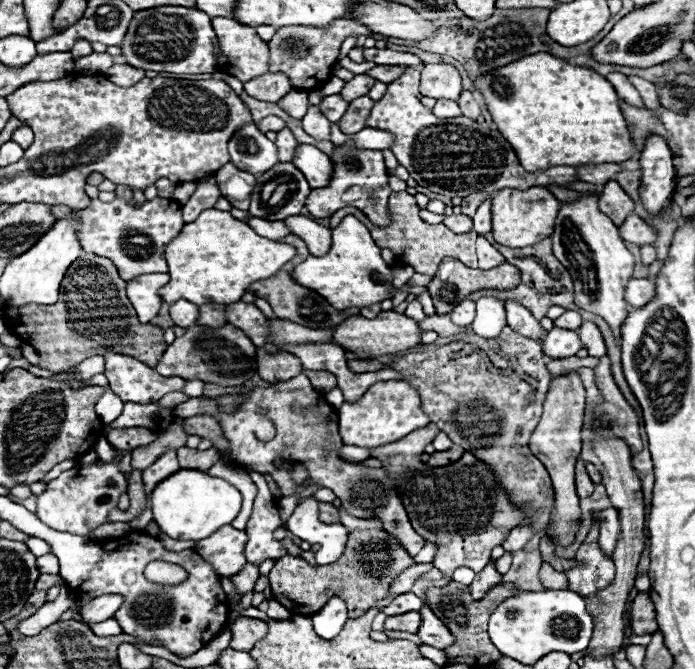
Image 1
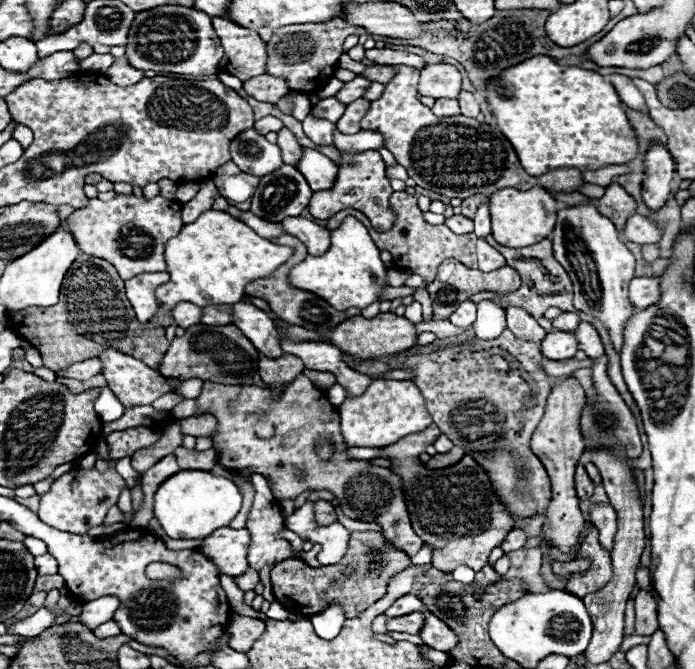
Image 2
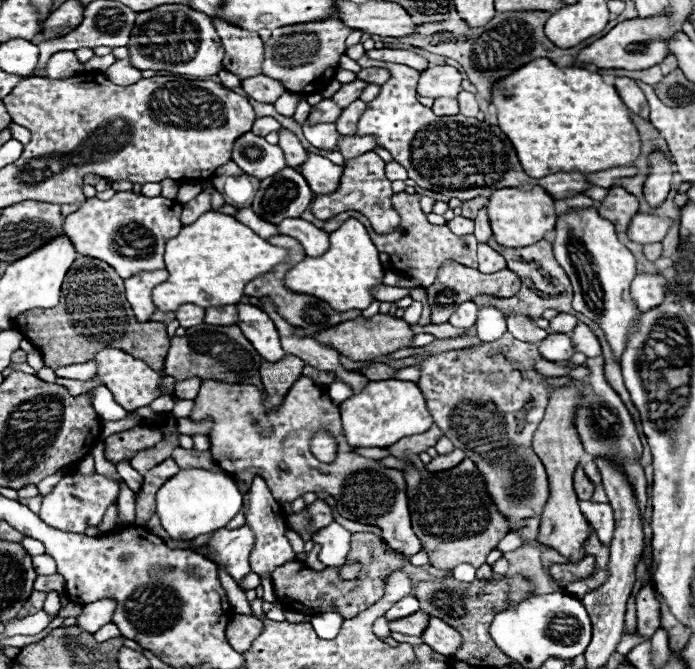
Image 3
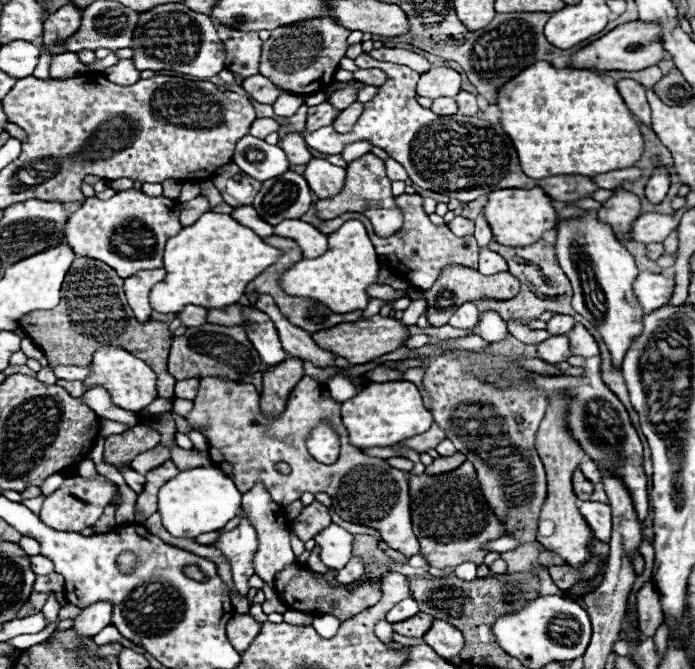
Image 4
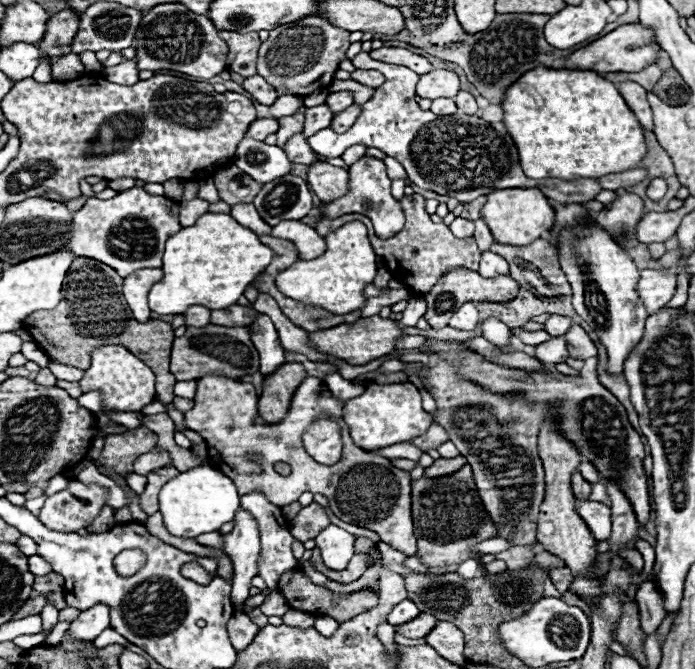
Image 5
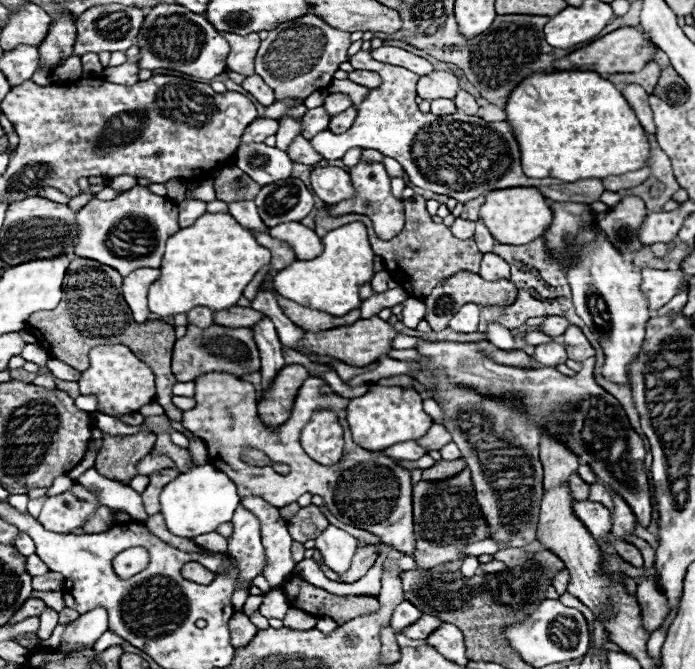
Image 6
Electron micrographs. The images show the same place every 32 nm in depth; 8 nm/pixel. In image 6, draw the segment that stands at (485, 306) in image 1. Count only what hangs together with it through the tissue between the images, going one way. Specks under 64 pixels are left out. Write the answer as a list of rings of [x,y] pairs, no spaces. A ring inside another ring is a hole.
[[[490,322],[488,328],[486,328],[486,338],[500,350],[514,350],[514,334],[512,330],[504,328],[502,324],[496,324],[496,322]]]

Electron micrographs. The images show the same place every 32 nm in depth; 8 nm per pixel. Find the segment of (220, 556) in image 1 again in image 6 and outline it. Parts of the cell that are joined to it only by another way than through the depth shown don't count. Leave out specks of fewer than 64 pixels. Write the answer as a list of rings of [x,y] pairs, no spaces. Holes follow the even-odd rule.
[[[238,506],[236,512],[234,512],[234,532],[232,536],[228,538],[228,550],[226,554],[232,556],[236,560],[236,568],[238,568],[238,588],[236,592],[232,594],[232,600],[246,600],[248,598],[248,588],[244,588],[242,584],[244,582],[250,582],[254,576],[258,576],[264,568],[264,548],[260,544],[260,522],[258,518],[248,512],[244,506]]]

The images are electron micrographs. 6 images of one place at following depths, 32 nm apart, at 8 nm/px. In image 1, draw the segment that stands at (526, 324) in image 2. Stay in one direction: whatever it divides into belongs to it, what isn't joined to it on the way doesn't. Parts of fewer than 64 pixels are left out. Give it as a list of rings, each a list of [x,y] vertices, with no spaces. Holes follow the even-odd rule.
[[[506,300],[506,312],[508,312],[508,324],[516,332],[520,332],[524,336],[532,336],[532,338],[540,338],[542,336],[542,326],[530,314],[528,308],[524,308],[522,304],[518,304],[514,300]]]

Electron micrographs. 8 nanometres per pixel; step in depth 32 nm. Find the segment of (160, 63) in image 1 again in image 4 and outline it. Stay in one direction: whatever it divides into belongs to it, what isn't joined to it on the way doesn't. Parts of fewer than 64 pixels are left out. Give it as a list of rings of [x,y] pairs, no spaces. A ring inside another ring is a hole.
[[[162,4],[140,14],[136,32],[132,34],[132,62],[140,70],[172,70],[180,74],[190,74],[196,78],[212,78],[224,70],[224,44],[216,34],[216,26],[210,16],[192,12],[186,4]]]

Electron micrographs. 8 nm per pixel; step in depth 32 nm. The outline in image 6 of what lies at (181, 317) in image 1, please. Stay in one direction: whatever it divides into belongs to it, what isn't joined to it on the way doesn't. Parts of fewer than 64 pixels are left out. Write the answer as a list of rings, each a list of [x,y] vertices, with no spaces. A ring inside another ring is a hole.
[[[204,306],[192,308],[186,316],[188,316],[188,324],[194,324],[198,328],[208,328],[208,324],[214,324],[214,320],[212,320],[214,312],[210,308],[204,308]]]

